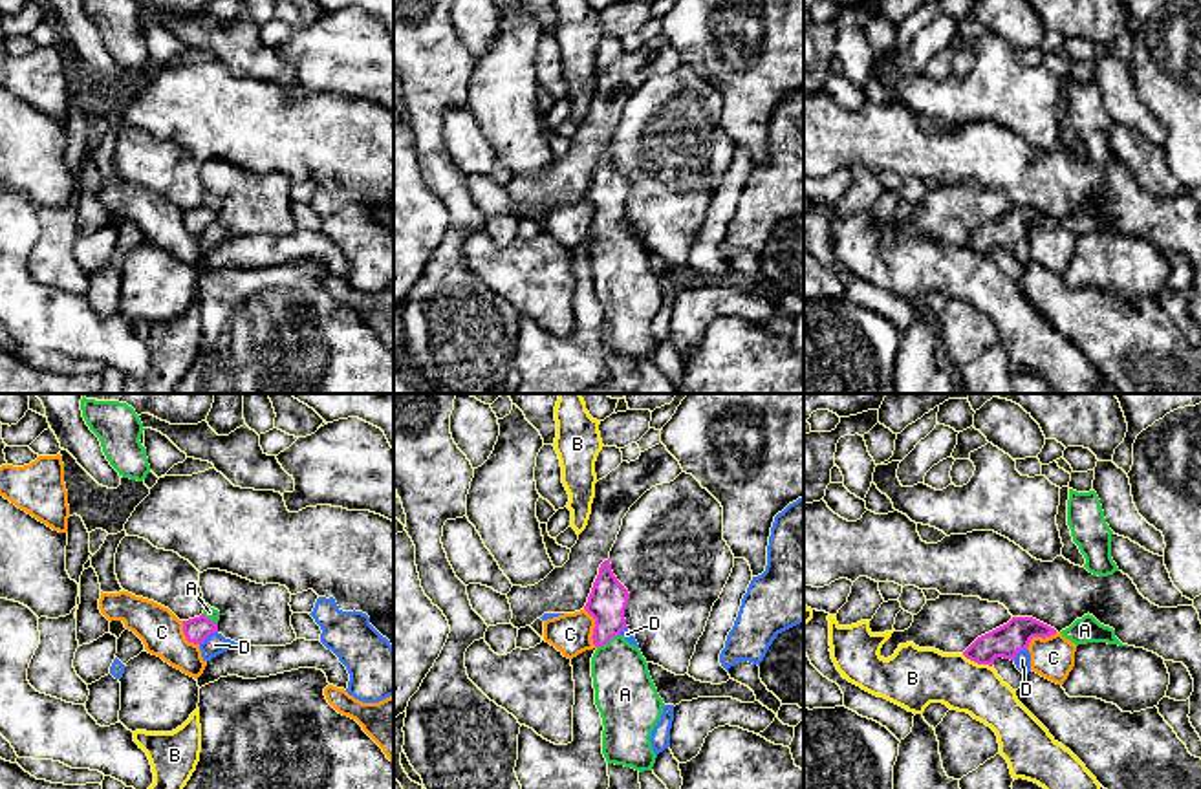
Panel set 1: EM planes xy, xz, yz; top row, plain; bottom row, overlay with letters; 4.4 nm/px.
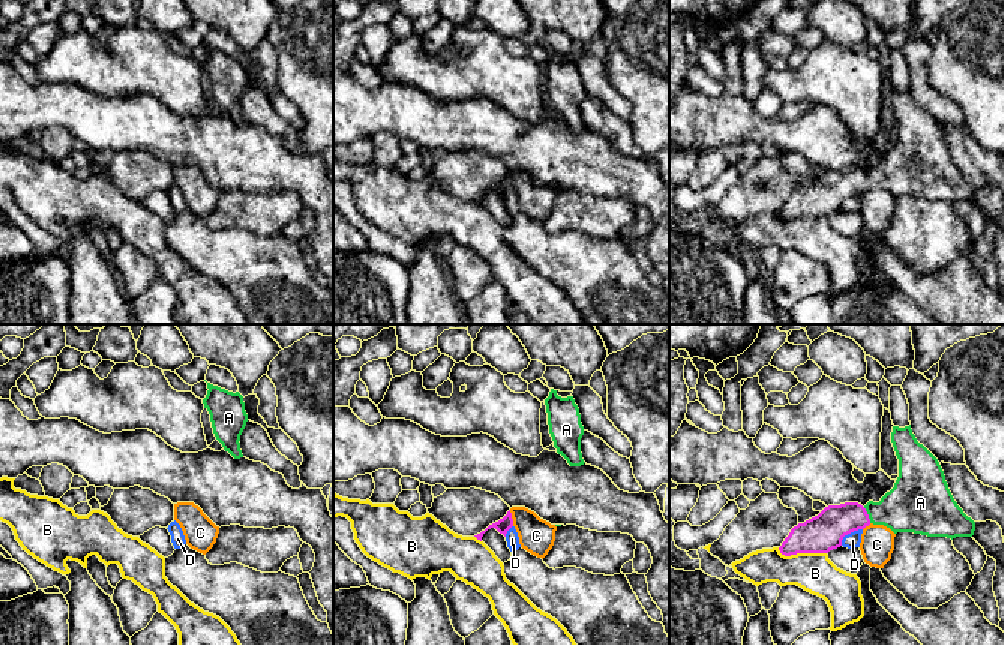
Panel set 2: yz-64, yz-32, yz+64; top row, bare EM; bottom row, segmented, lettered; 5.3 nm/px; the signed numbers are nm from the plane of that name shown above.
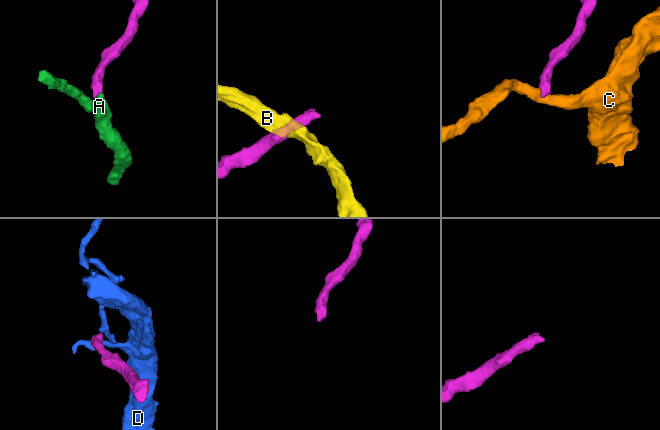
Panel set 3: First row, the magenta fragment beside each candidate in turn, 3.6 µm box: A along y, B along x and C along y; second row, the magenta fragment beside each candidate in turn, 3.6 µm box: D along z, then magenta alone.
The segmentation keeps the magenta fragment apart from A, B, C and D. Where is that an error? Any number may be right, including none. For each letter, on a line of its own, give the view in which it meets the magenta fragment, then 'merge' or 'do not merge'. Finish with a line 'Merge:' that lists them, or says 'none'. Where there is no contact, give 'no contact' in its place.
A: xz | merge
B: yz | do not merge
C: xz | do not merge
D: xy | do not merge
Merge: A

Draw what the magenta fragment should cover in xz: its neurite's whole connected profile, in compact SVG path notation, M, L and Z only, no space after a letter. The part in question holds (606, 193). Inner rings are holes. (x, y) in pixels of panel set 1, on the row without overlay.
M610 148L599 157L584 200L595 209L591 267L602 308L602 344L608 353L652 361L652 320L661 309L663 289L641 240L621 222L630 183L611 161Z

